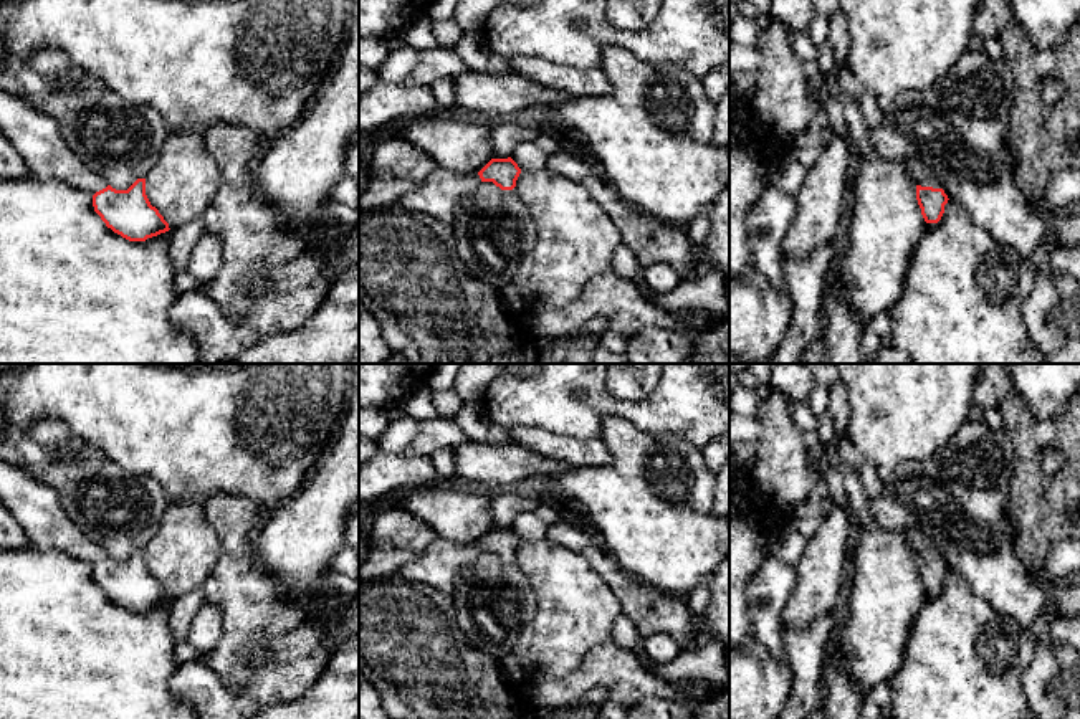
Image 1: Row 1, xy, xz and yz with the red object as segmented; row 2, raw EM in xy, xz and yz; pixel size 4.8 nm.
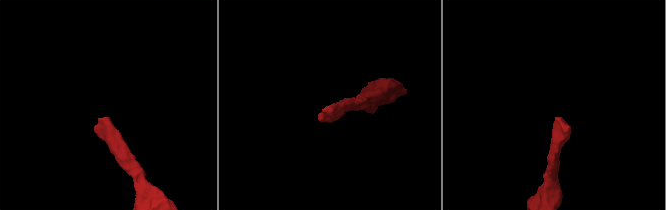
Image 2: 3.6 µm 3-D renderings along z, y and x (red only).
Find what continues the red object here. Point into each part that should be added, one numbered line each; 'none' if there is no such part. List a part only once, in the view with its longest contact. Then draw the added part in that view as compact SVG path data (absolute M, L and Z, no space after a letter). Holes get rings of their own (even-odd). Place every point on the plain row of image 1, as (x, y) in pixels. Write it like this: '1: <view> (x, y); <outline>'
1: yz (915, 538); M908 531L906 539L911 544L916 555L941 559L941 554L928 545L920 531Z

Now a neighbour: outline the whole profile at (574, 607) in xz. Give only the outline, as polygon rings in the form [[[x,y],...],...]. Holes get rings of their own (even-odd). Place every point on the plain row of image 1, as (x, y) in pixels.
[[[547,539],[521,542],[516,560],[536,597],[536,615],[521,630],[513,648],[526,673],[526,686],[567,678],[592,650],[610,640],[612,623],[622,613],[620,602],[585,559]]]

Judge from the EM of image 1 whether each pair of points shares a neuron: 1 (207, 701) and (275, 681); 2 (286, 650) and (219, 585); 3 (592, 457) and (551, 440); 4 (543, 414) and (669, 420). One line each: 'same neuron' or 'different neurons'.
1: same neuron
2: different neurons
3: same neuron
4: same neuron

